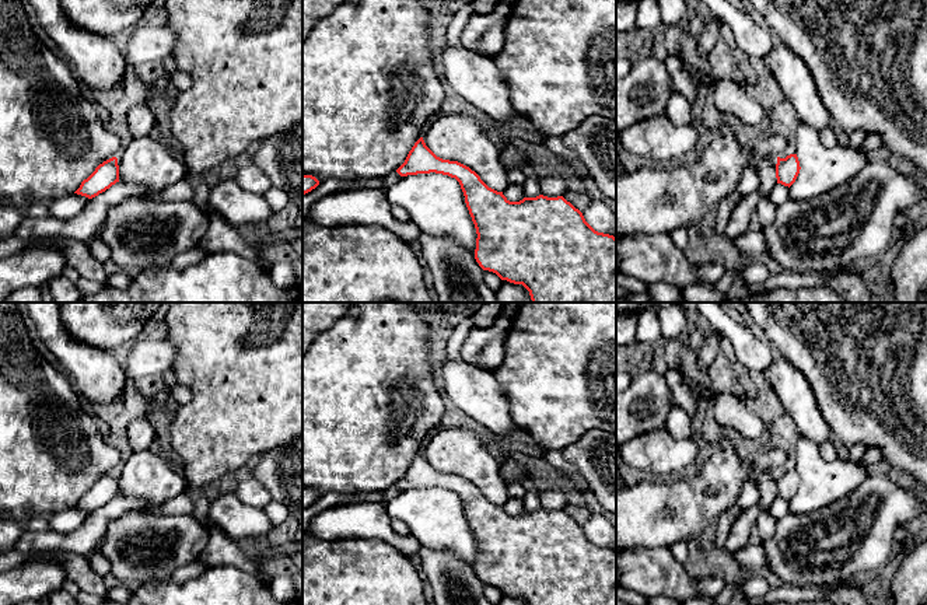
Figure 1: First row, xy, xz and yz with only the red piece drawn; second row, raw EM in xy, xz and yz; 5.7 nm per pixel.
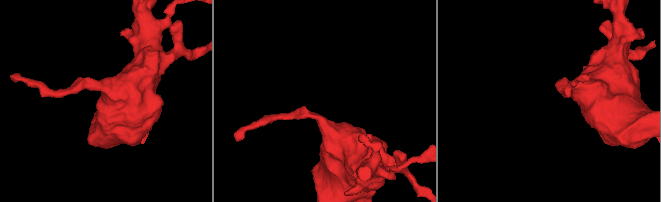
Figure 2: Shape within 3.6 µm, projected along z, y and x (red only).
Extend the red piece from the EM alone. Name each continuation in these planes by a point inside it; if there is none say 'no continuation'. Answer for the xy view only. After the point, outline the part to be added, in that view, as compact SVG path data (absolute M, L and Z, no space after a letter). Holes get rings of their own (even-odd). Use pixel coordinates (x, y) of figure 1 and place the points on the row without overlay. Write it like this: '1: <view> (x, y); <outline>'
no continuation

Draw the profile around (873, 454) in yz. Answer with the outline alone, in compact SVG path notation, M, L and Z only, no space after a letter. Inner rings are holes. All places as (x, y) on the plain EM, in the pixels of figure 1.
M878 447L867 448L861 464L868 469L872 464L882 459L882 451Z

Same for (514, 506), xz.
M508 497L508 500L504 503L503 508L510 515L520 515L524 510L524 500L518 497Z

